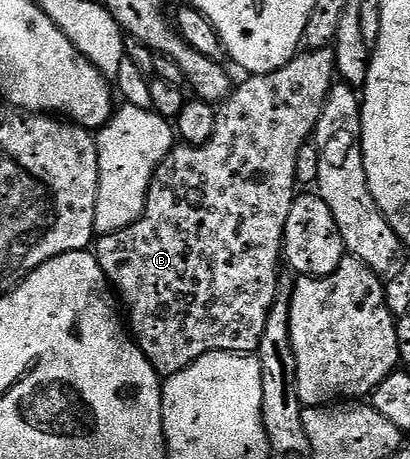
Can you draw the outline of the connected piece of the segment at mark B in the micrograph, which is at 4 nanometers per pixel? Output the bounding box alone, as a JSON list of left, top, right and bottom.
[96,50,338,377]

